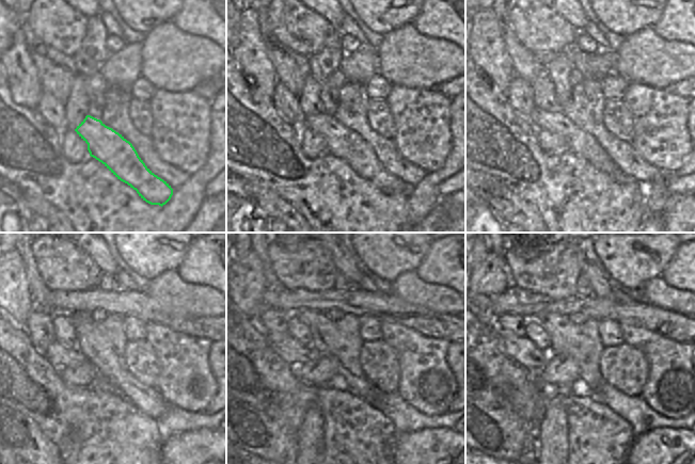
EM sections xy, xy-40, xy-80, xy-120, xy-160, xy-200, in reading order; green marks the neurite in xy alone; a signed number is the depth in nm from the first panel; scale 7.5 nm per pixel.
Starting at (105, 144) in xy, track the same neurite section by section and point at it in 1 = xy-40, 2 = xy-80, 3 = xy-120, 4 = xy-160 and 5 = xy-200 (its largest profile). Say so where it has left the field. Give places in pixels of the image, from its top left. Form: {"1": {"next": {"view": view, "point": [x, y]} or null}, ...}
{"1": {"next": {"view": "xy-40", "point": [342, 142]}}, "2": {"next": {"view": "xy-80", "point": [580, 142]}}, "3": {"next": {"view": "xy-120", "point": [59, 356]}}, "4": {"next": {"view": "xy-160", "point": [289, 350]}}, "5": {"next": {"view": "xy-200", "point": [520, 349]}}}

